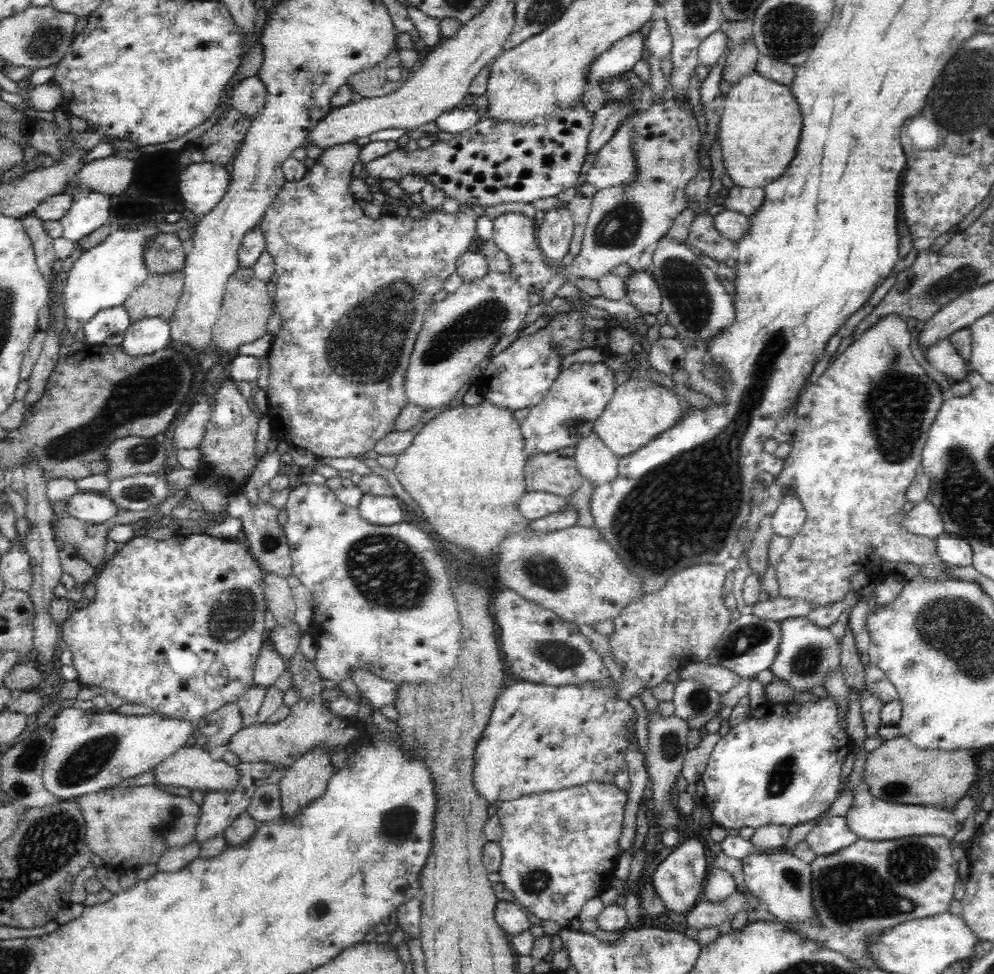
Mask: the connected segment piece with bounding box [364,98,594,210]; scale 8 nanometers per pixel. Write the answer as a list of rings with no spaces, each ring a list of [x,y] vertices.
[[[582,98],[574,104],[568,104],[566,108],[558,108],[542,118],[536,118],[534,122],[502,122],[494,118],[482,118],[478,126],[472,126],[470,130],[452,136],[448,142],[438,142],[426,150],[418,148],[414,152],[406,152],[404,148],[396,148],[394,152],[372,160],[368,166],[364,166],[364,178],[380,178],[380,180],[402,180],[406,176],[422,176],[428,180],[428,184],[434,184],[438,190],[444,192],[446,198],[456,200],[462,208],[468,210],[486,210],[490,206],[498,204],[512,204],[512,202],[524,202],[532,204],[534,200],[546,200],[556,198],[558,194],[566,192],[576,184],[580,178],[580,172],[584,168],[588,148],[590,148],[590,134],[594,134],[594,114],[584,110]]]

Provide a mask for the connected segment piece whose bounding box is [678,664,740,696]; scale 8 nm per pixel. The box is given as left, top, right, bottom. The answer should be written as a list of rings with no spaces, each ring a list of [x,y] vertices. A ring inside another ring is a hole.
[[[714,664],[686,666],[680,674],[682,674],[682,680],[678,680],[678,684],[688,682],[690,678],[696,678],[706,688],[718,692],[720,696],[726,694],[726,692],[730,692],[740,682],[740,678],[738,678],[736,672],[732,672],[730,668],[724,668],[724,666],[714,666]]]

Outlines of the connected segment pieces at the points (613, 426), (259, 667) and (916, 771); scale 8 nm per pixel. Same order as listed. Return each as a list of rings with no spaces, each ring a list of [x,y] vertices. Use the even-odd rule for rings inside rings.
[[[630,378],[628,382],[624,382],[622,386],[616,388],[610,404],[606,406],[604,414],[598,418],[598,422],[594,426],[594,434],[598,434],[602,438],[602,442],[618,458],[628,456],[634,450],[648,444],[658,434],[662,434],[664,430],[672,428],[684,414],[680,404],[682,402],[678,400],[678,396],[672,390],[652,382],[650,378],[648,380],[632,380]]]
[[[268,640],[262,646],[256,666],[254,666],[254,686],[272,688],[280,680],[284,670],[286,670],[286,662],[278,656],[278,652],[274,652],[272,642]]]
[[[898,736],[884,742],[880,748],[868,754],[864,766],[864,780],[874,794],[890,804],[912,804],[912,806],[934,806],[938,810],[952,812],[956,804],[972,794],[972,786],[978,780],[976,756],[966,750],[920,750],[910,744],[910,738]]]

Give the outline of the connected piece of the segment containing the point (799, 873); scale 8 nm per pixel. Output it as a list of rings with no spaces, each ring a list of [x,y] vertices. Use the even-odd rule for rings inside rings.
[[[776,850],[756,852],[742,860],[744,882],[748,892],[760,900],[760,906],[766,904],[766,910],[778,918],[782,924],[798,924],[814,918],[812,908],[812,868],[802,858],[794,856],[794,852],[780,854]]]

